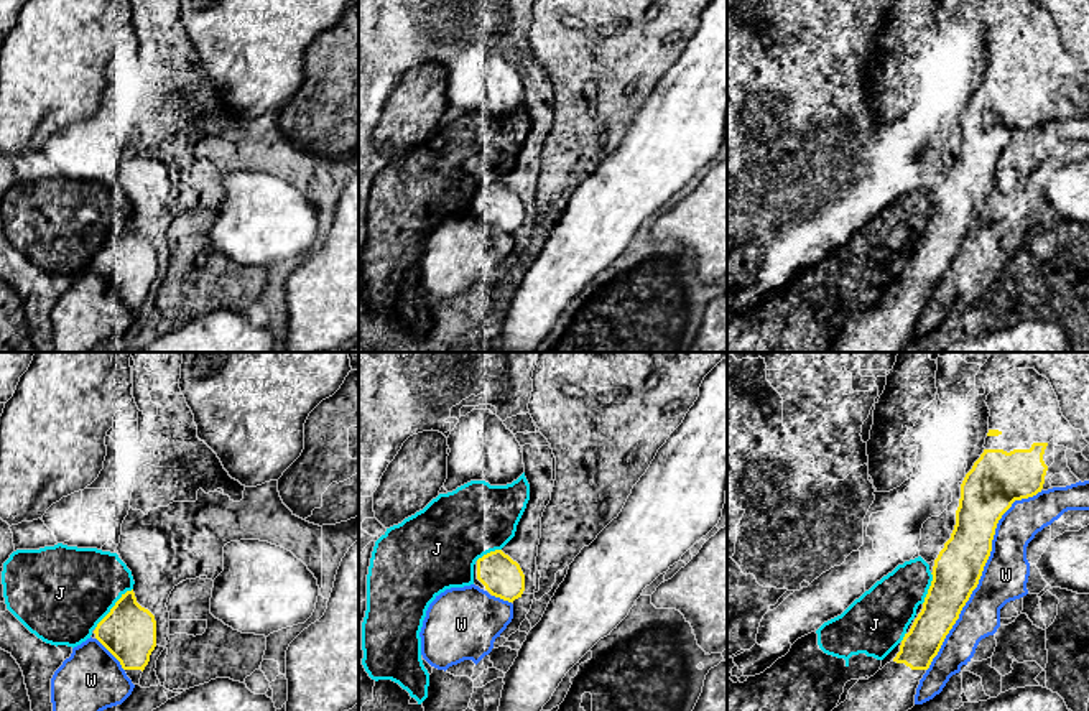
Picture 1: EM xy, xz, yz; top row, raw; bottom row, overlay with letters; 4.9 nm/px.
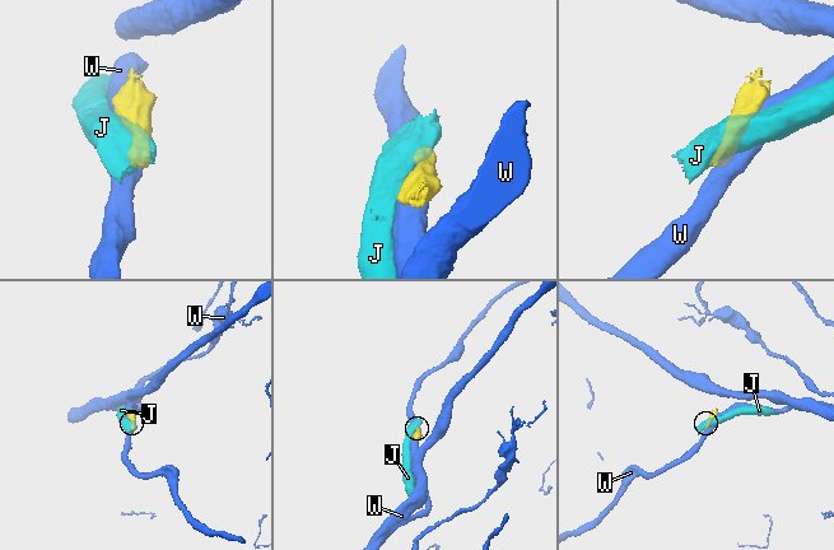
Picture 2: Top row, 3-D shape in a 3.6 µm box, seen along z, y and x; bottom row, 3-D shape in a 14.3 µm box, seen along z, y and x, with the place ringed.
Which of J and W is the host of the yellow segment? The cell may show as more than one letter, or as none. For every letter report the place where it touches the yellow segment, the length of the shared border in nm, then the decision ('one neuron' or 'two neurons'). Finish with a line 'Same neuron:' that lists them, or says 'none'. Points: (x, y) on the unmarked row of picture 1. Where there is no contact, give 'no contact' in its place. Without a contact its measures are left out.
J: contact xy (112, 239); length 280 nm; two neurons
W: contact yz (981, 204); length 1050 nm; two neurons
Same neuron: none

